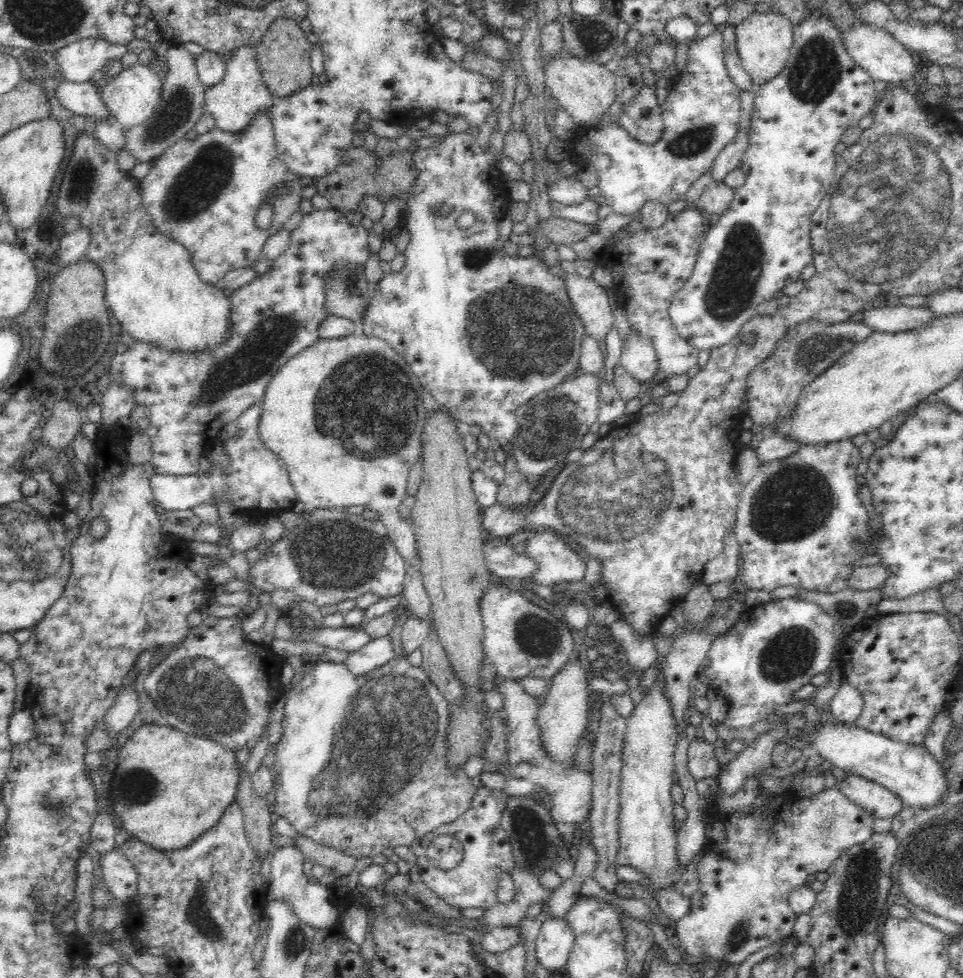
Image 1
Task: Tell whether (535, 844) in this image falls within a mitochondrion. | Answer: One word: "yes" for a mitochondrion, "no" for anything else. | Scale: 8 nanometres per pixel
yes

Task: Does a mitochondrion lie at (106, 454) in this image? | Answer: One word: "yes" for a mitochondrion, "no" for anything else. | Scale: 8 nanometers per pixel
no

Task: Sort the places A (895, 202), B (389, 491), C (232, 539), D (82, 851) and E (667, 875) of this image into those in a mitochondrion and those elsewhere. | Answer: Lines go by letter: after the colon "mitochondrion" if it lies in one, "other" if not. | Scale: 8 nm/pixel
A: mitochondrion
B: other
C: other
D: other
E: other

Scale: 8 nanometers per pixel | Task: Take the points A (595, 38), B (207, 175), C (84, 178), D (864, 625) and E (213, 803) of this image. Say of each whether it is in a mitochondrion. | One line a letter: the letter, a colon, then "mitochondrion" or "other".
A: mitochondrion
B: mitochondrion
C: mitochondrion
D: other
E: other

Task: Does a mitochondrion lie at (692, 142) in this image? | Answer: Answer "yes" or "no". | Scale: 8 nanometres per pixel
yes

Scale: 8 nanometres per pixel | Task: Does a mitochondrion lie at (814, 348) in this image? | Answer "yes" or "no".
yes

